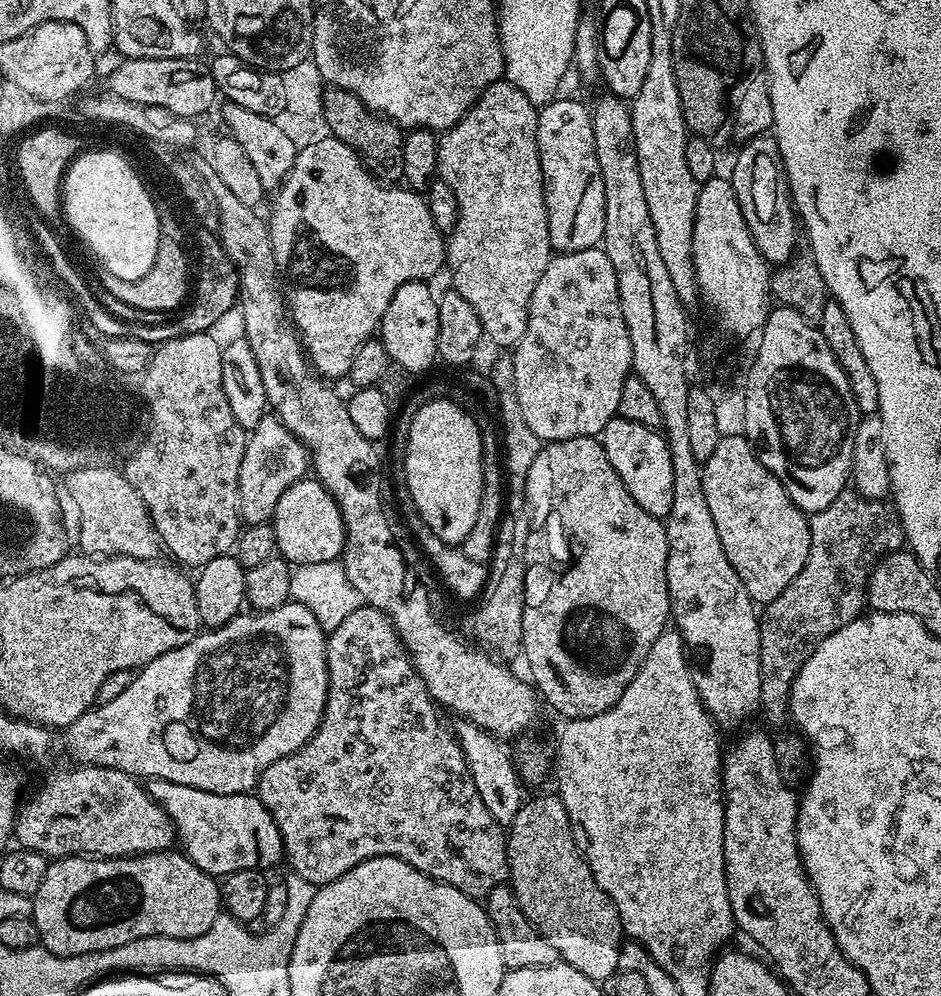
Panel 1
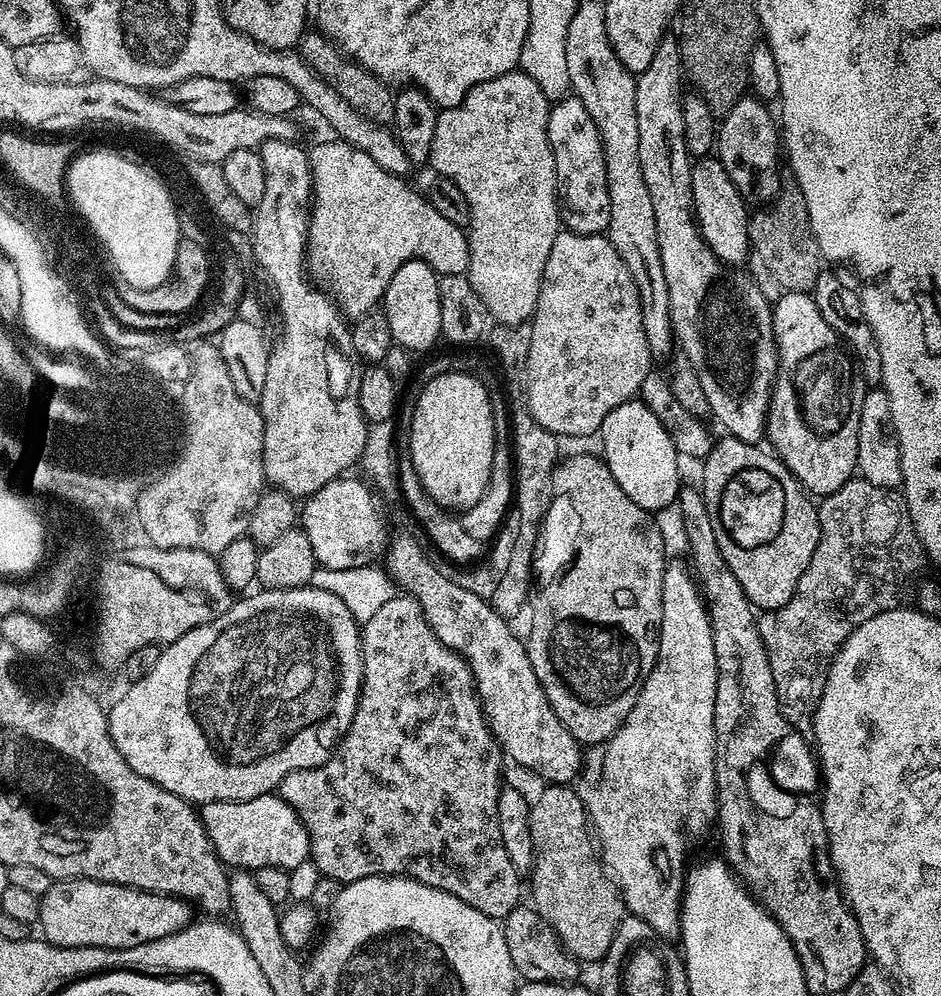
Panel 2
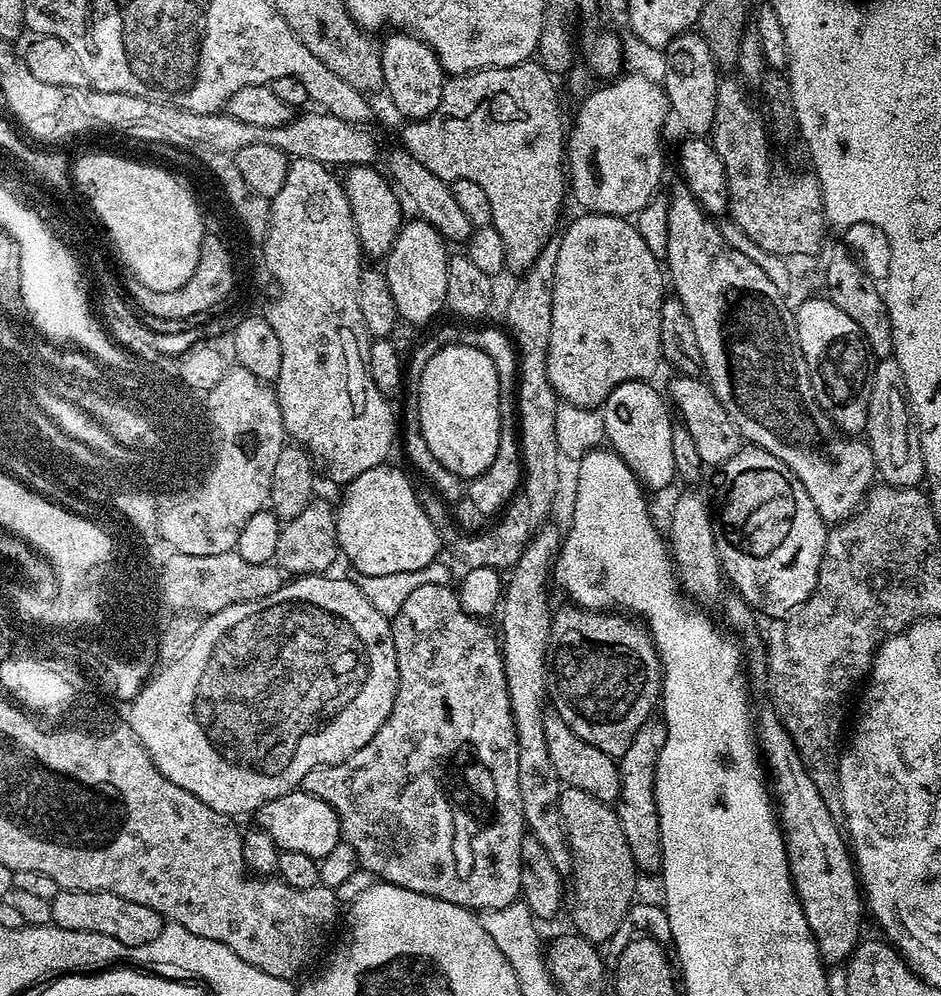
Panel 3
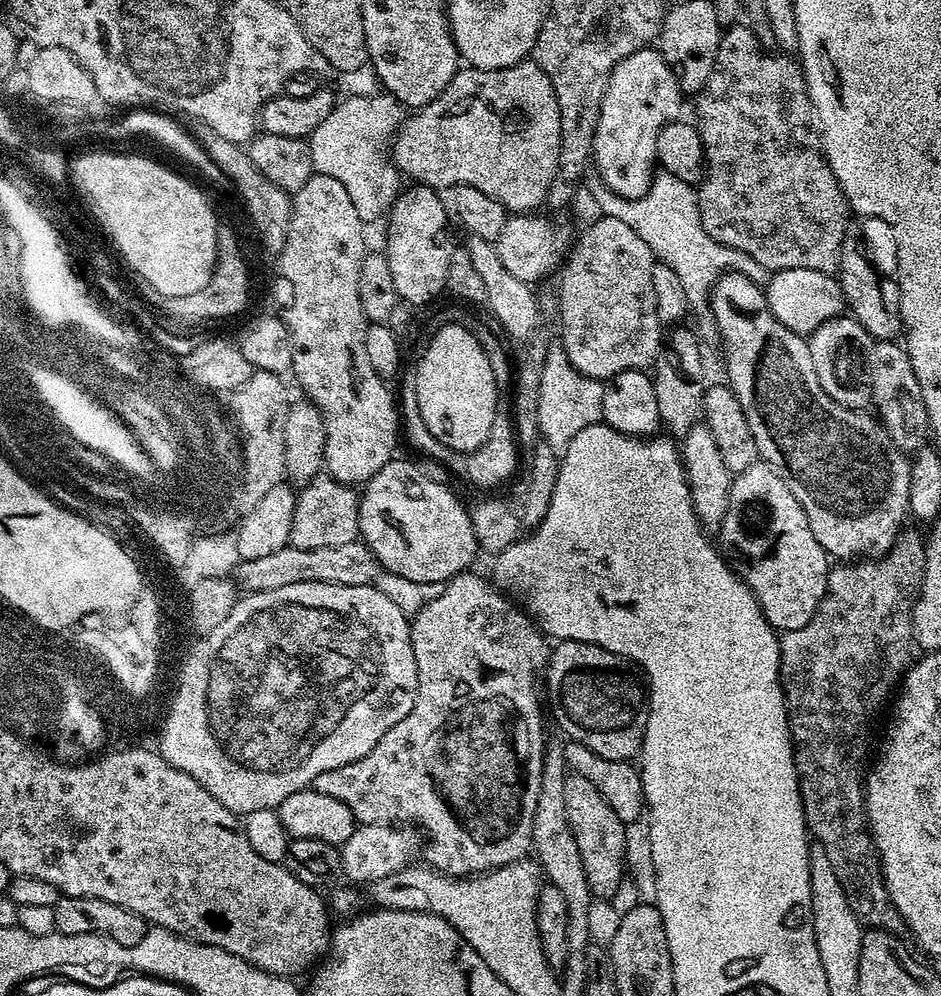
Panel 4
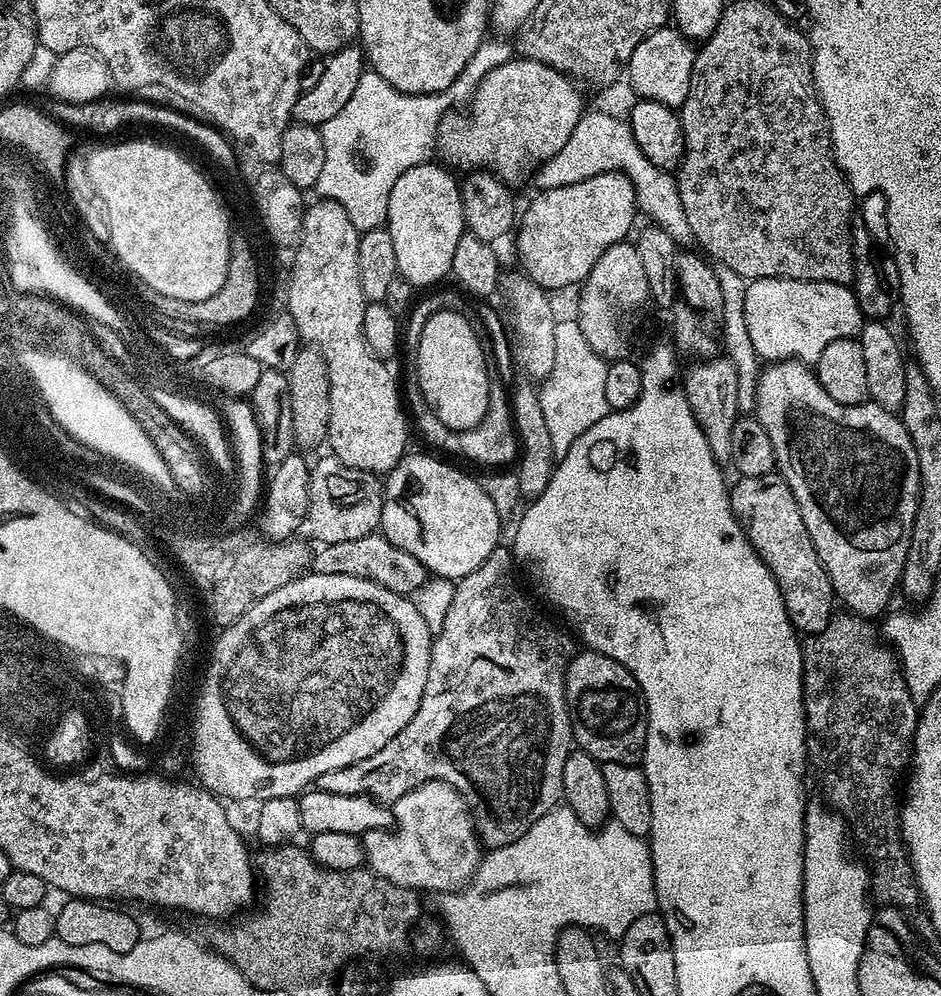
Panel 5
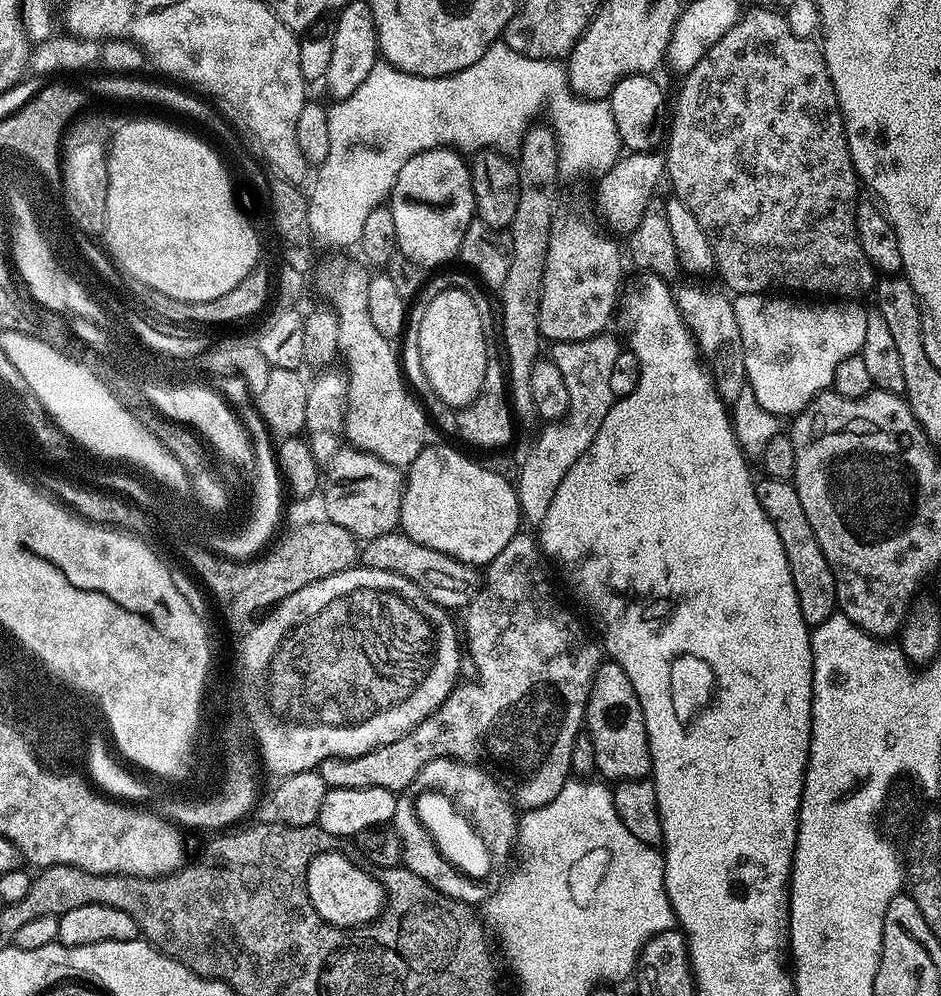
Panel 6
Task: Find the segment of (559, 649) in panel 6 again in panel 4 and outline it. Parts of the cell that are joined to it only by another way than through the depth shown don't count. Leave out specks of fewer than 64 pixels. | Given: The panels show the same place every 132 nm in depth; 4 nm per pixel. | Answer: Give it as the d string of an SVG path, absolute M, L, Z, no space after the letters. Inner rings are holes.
M472 570L459 572L457 576L453 576L451 580L444 584L442 594L438 598L434 598L434 602L426 602L426 606L422 606L422 610L418 610L415 616L410 620L410 646L414 652L414 666L418 674L418 686L416 687L416 697L414 698L414 706L410 710L410 714L406 714L406 718L402 718L402 722L398 722L394 726L390 726L386 730L386 734L382 734L382 738L374 746L374 750L370 750L370 754L366 754L362 758L358 758L354 762L350 762L341 768L335 768L329 772L318 774L318 778L314 778L310 785L311 791L318 794L330 794L334 798L338 798L338 802L346 802L346 806L350 806L350 810L354 814L357 825L361 824L394 824L397 826L413 826L417 824L422 831L428 835L428 841L422 844L422 852L424 848L423 863L427 867L445 875L455 876L457 878L467 878L470 876L479 876L485 872L490 872L494 868L501 868L507 864L514 863L515 860L523 860L529 855L532 847L532 823L534 822L534 806L538 806L538 790L542 786L542 766L544 765L544 746L546 743L546 735L544 736L544 716L540 713L540 700L542 704L542 692L536 689L536 675L545 671L548 657L550 655L550 640L540 631L535 619L529 616L523 608L517 606L501 589L493 586L487 579L484 580L480 576L475 576Z

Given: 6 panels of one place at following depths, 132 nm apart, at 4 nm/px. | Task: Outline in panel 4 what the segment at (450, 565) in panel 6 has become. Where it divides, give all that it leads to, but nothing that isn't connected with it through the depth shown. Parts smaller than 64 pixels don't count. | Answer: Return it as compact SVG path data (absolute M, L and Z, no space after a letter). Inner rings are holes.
M359 539L345 542L343 546L322 546L318 550L298 550L285 546L274 554L262 558L240 560L235 565L234 580L245 593L278 590L282 586L294 586L294 582L326 582L338 586L366 586L378 575L374 554Z

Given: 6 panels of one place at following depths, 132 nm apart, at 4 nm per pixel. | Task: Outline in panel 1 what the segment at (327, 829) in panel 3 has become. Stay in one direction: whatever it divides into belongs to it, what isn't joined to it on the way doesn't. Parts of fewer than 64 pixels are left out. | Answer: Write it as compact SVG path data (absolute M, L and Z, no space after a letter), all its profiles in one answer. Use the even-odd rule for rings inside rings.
M165 780L147 781L146 789L170 818L184 855L207 876L223 878L251 868L269 870L279 860L281 863L284 856L282 834L259 796L246 792L214 794L210 790L178 786L178 782Z

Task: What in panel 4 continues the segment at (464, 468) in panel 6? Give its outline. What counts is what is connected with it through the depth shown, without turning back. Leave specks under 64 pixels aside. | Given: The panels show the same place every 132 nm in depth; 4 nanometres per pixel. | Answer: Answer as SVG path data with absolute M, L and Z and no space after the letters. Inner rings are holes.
M393 458L389 464L382 466L382 470L378 470L378 474L374 474L374 478L370 478L368 483L363 485L360 497L360 513L358 514L358 522L360 523L359 539L372 551L377 565L385 572L393 572L402 578L410 578L410 582L422 582L423 584L444 584L457 576L459 572L465 571L469 567L468 564L475 556L478 556L478 545L476 542L476 528L472 525L472 518L469 509L464 508L464 504L447 488L444 484L439 484L432 476L427 476L422 469L416 464L411 464L408 460L400 460Z

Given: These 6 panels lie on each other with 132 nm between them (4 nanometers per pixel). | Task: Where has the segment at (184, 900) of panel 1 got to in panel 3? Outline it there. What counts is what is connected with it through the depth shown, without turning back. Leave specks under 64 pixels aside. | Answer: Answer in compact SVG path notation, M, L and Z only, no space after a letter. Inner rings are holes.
M61 891L52 899L52 923L66 930L82 930L94 934L106 934L122 946L146 946L162 934L166 923L163 916L146 906L138 906L129 900L118 898L109 892Z

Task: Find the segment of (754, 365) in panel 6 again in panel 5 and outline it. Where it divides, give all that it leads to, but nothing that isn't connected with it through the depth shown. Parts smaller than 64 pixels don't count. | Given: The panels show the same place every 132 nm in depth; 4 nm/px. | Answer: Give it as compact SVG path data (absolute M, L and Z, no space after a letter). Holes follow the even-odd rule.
M758 278L748 284L744 309L746 334L750 334L756 355L764 362L798 360L815 365L830 342L859 337L866 323L855 291L838 282Z

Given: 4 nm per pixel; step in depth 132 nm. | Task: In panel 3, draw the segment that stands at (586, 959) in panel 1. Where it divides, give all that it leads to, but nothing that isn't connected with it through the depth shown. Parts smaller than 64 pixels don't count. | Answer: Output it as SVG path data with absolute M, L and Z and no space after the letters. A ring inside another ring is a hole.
M564 786L560 790L558 810L561 818L564 819L564 835L568 838L568 850L572 854L570 908L572 904L572 924L576 927L573 929L575 935L585 936L590 943L600 946L612 939L618 926L622 926L628 909L637 899L636 876L638 877L638 869L630 854L626 834L622 834L622 826L618 822L615 811L609 805L586 794L586 790Z

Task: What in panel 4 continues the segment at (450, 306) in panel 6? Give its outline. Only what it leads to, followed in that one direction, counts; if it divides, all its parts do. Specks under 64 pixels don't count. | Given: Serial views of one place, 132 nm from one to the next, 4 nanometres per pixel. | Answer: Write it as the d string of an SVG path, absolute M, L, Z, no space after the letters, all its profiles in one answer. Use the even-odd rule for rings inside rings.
M444 324L428 340L420 361L414 364L416 370L416 393L418 394L418 410L422 414L422 422L426 422L426 430L455 452L470 453L478 450L490 434L490 426L494 426L496 413L496 383L494 370L490 370L490 358L486 358L486 350L468 328L460 324Z

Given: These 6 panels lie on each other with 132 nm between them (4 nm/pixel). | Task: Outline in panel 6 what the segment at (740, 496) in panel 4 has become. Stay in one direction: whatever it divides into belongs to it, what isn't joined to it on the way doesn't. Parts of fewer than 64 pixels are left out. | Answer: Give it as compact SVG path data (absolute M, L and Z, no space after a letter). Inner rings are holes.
M764 478L761 481L756 484L758 502L770 518L770 522L774 522L778 538L782 538L782 546L790 562L790 574L798 590L798 606L802 610L802 618L810 626L826 622L826 618L830 618L837 611L836 579L818 546L818 538L814 538L814 530L810 530L806 510L802 510L802 502L798 502L796 485L786 480L771 478Z

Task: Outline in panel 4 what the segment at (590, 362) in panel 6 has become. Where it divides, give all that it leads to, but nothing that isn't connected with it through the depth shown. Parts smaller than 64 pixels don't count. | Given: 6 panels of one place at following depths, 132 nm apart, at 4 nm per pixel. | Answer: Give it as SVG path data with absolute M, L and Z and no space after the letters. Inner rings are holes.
M549 347L540 371L540 389L536 399L536 427L539 439L548 444L550 450L563 454L570 442L574 442L574 434L586 430L586 426L594 426L603 421L603 397L604 384L601 381L583 376L578 370L574 370L563 347Z

